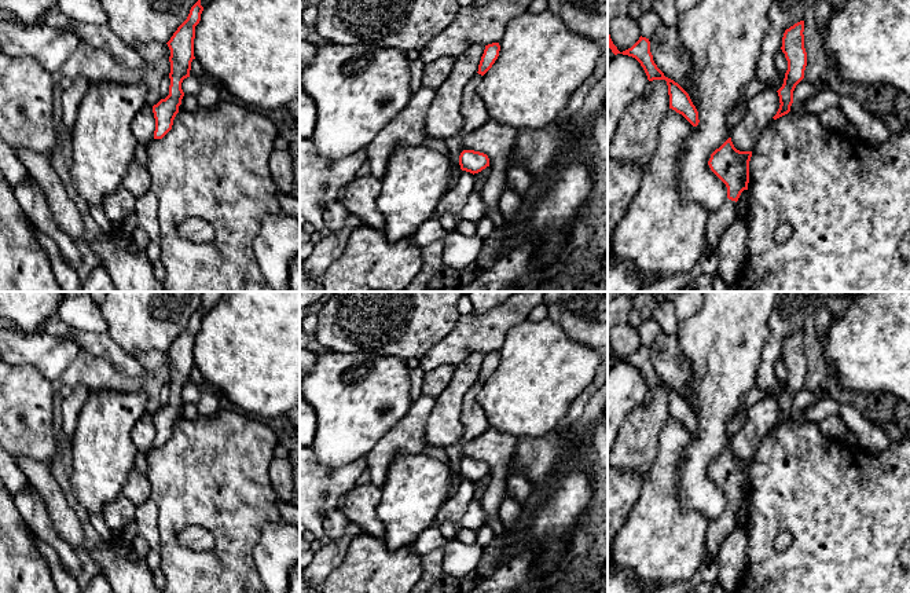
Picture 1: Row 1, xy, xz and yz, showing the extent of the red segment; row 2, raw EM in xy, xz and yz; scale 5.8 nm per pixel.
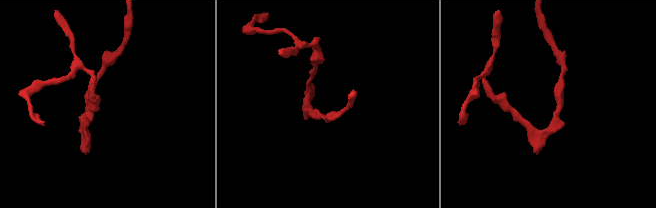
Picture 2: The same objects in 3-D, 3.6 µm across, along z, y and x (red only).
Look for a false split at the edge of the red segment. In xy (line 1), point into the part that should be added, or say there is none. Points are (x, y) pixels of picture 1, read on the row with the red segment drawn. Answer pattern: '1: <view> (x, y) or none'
1: none

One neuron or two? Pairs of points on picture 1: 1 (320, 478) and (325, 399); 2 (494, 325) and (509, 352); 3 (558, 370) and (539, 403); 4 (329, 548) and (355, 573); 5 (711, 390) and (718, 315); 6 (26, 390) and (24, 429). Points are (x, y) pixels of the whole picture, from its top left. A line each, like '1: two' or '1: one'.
1: two
2: two
3: one
4: two
5: one
6: one

